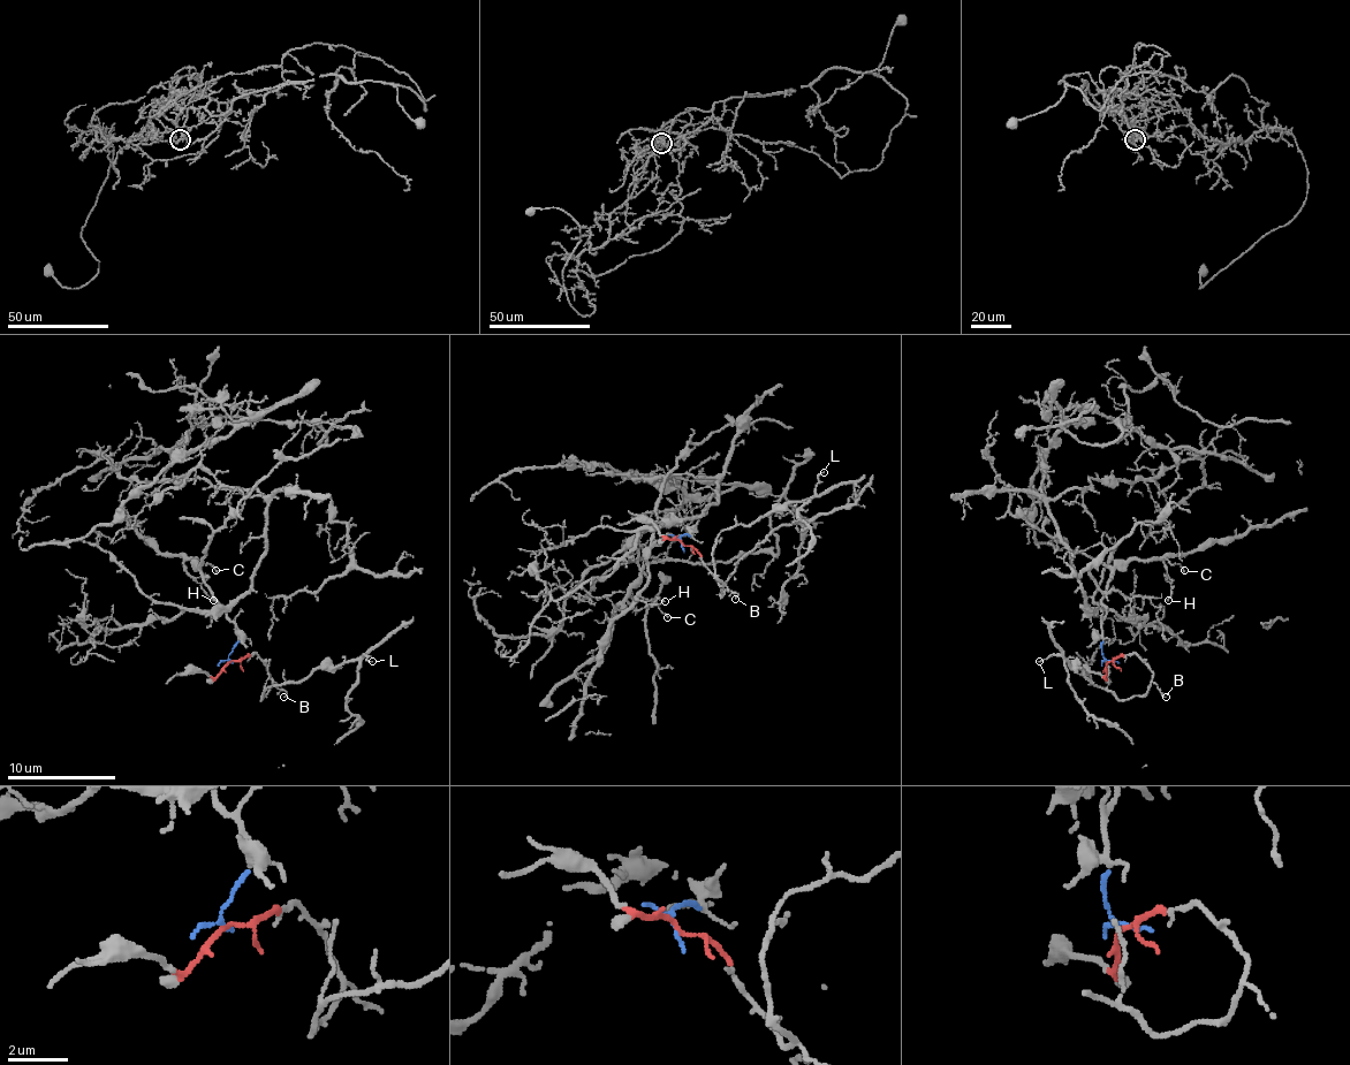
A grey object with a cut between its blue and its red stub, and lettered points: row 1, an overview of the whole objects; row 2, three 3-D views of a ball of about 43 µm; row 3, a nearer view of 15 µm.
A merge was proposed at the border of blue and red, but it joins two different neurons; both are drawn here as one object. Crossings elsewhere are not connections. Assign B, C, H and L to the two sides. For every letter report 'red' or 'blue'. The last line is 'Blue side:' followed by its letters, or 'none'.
B: red
C: blue
H: blue
L: red
Blue side: C, H

